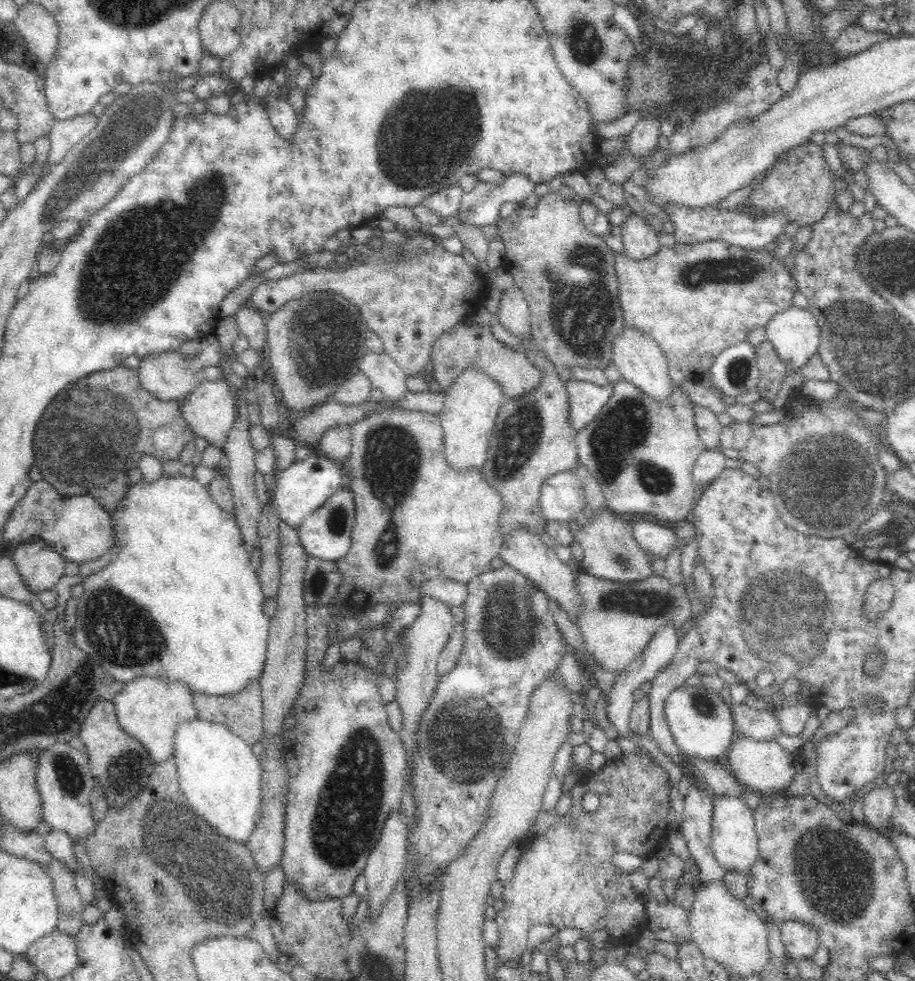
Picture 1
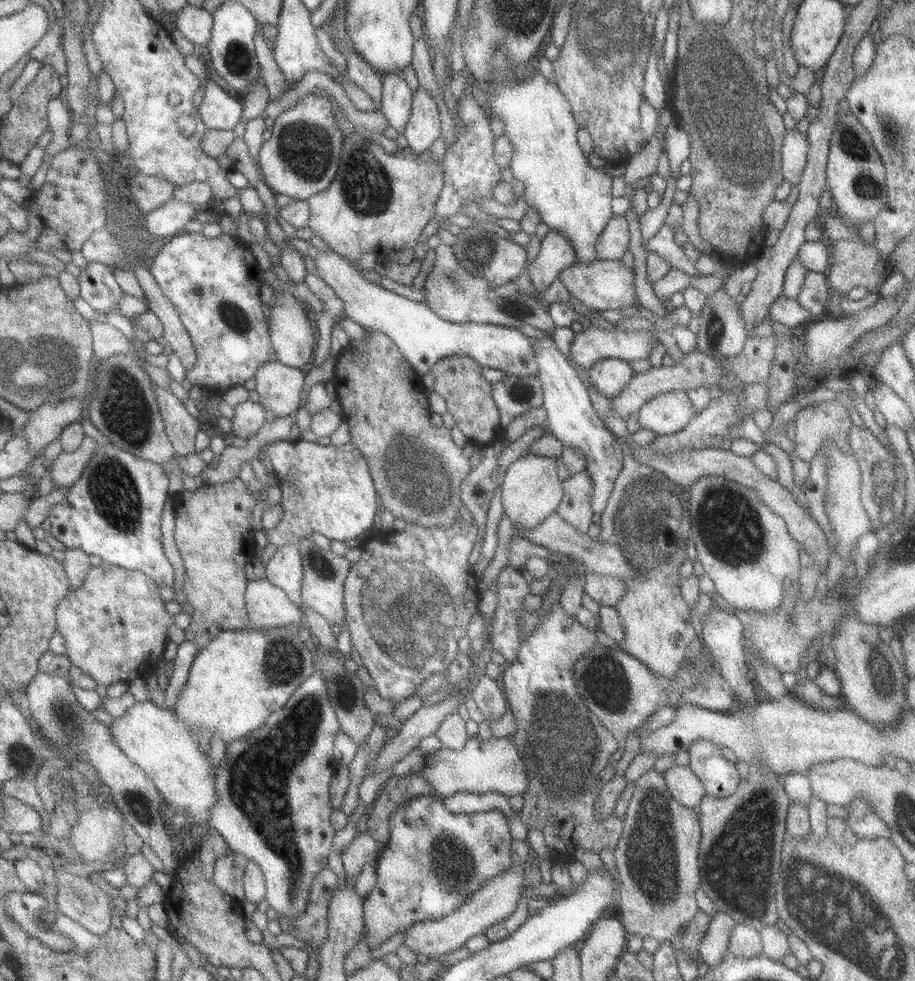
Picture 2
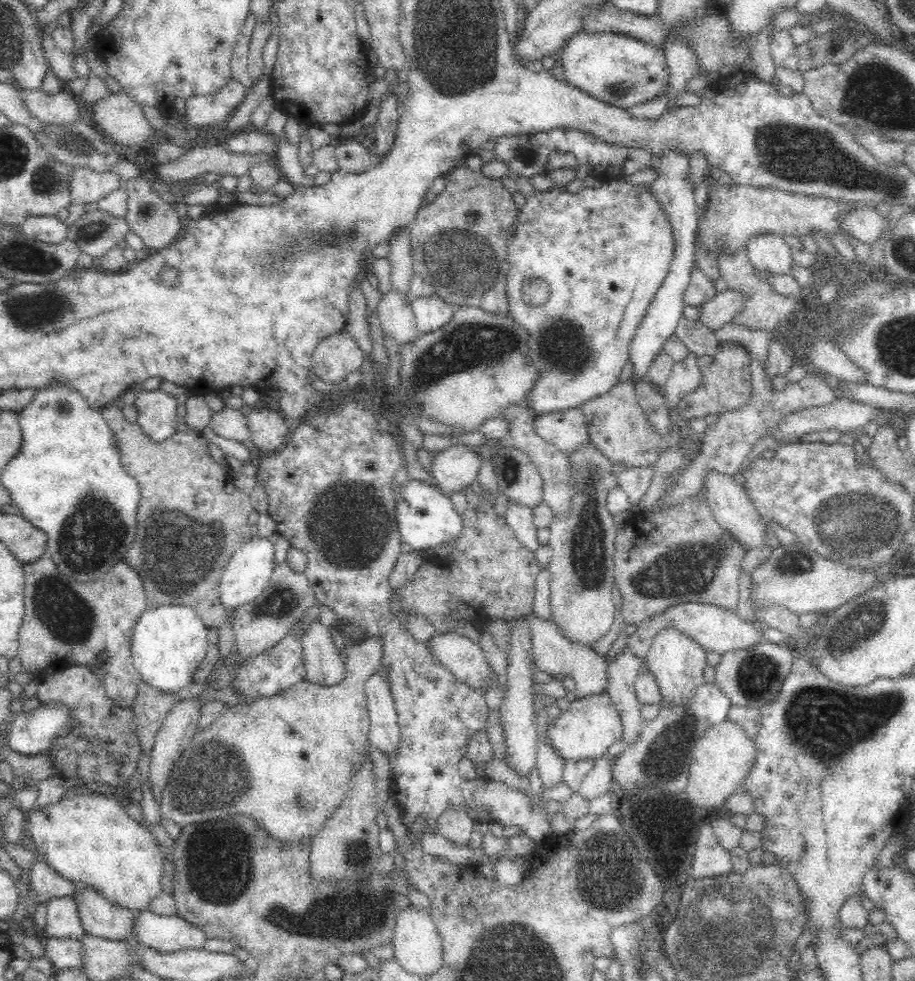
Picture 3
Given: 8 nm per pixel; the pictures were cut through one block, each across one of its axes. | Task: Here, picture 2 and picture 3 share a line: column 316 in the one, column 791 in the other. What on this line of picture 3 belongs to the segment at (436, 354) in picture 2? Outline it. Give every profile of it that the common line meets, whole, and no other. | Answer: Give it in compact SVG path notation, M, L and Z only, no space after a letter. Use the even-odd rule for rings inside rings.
M770 231L752 235L746 247L752 266L762 272L783 275L791 273L796 265L788 243Z

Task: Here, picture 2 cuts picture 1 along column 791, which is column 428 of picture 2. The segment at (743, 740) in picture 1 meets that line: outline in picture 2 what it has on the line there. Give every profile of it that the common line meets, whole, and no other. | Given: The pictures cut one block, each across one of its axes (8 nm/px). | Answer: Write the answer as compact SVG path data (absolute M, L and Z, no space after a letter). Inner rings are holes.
M471 736L463 750L439 749L422 759L423 776L435 788L435 795L440 799L453 796L458 792L485 792L501 793L510 797L521 795L527 789L527 772L523 758L515 747L513 738L490 737L487 740Z

